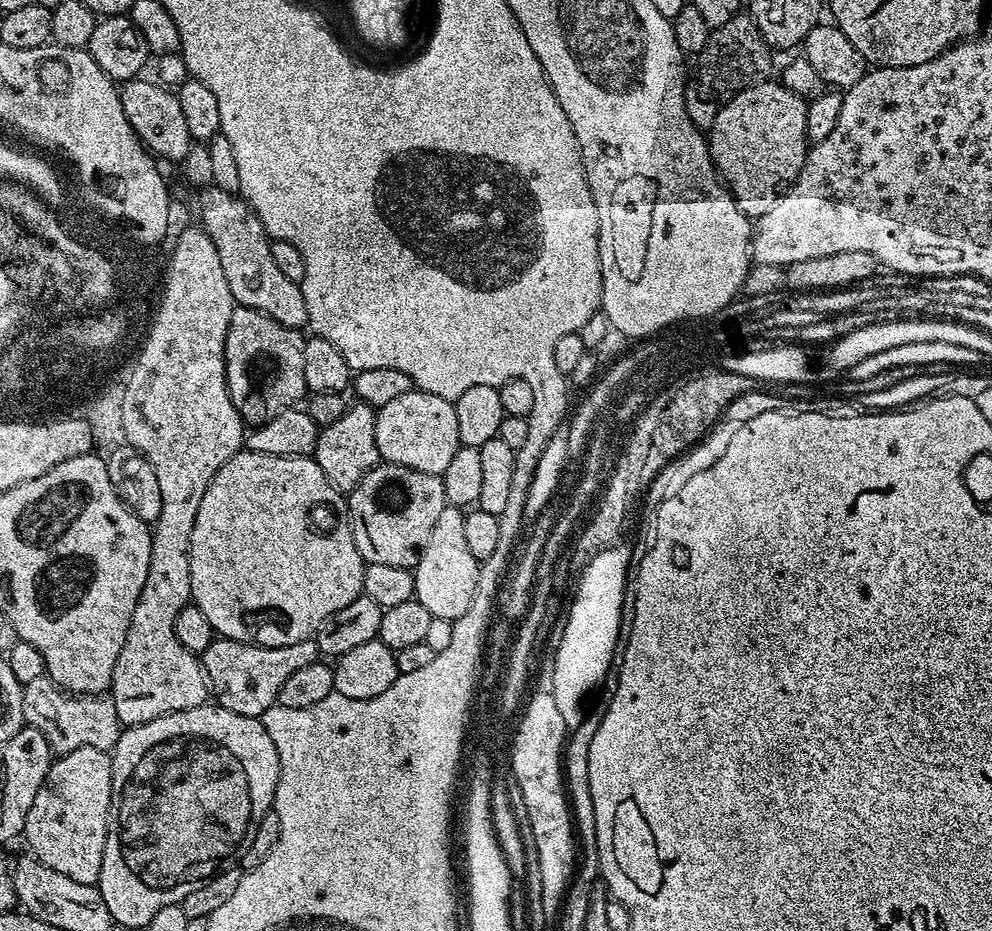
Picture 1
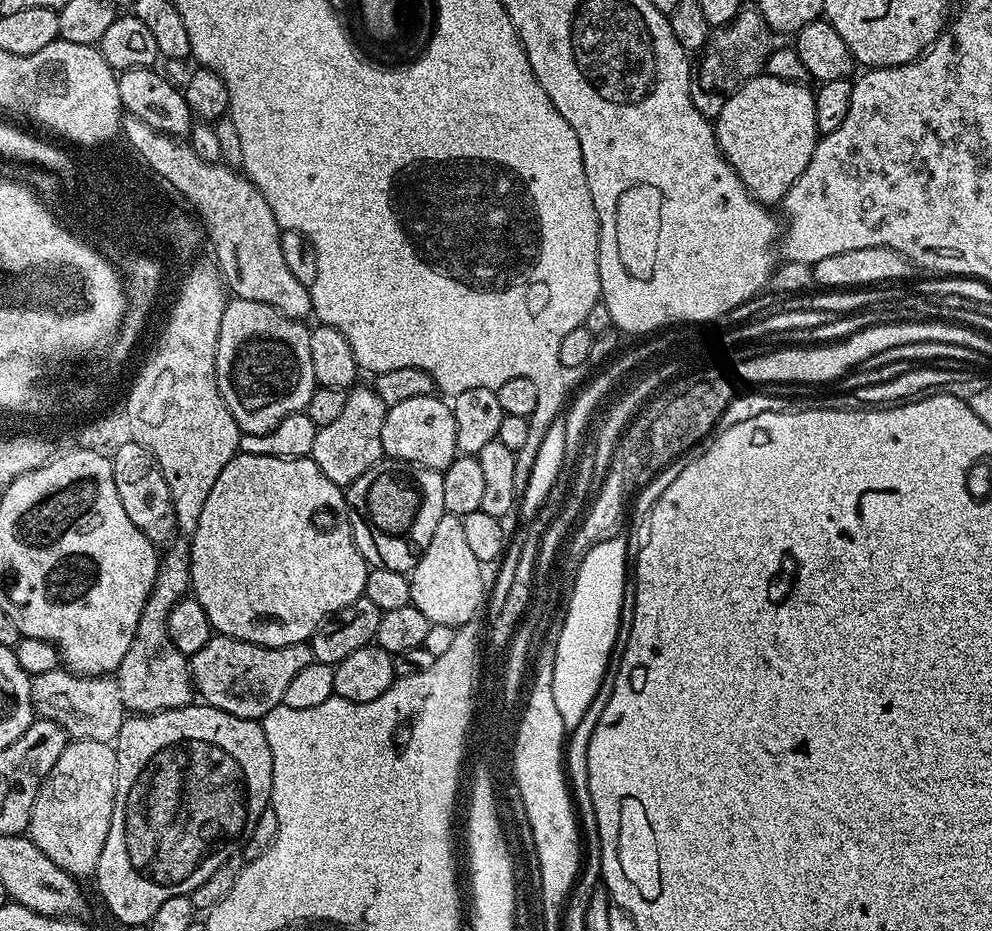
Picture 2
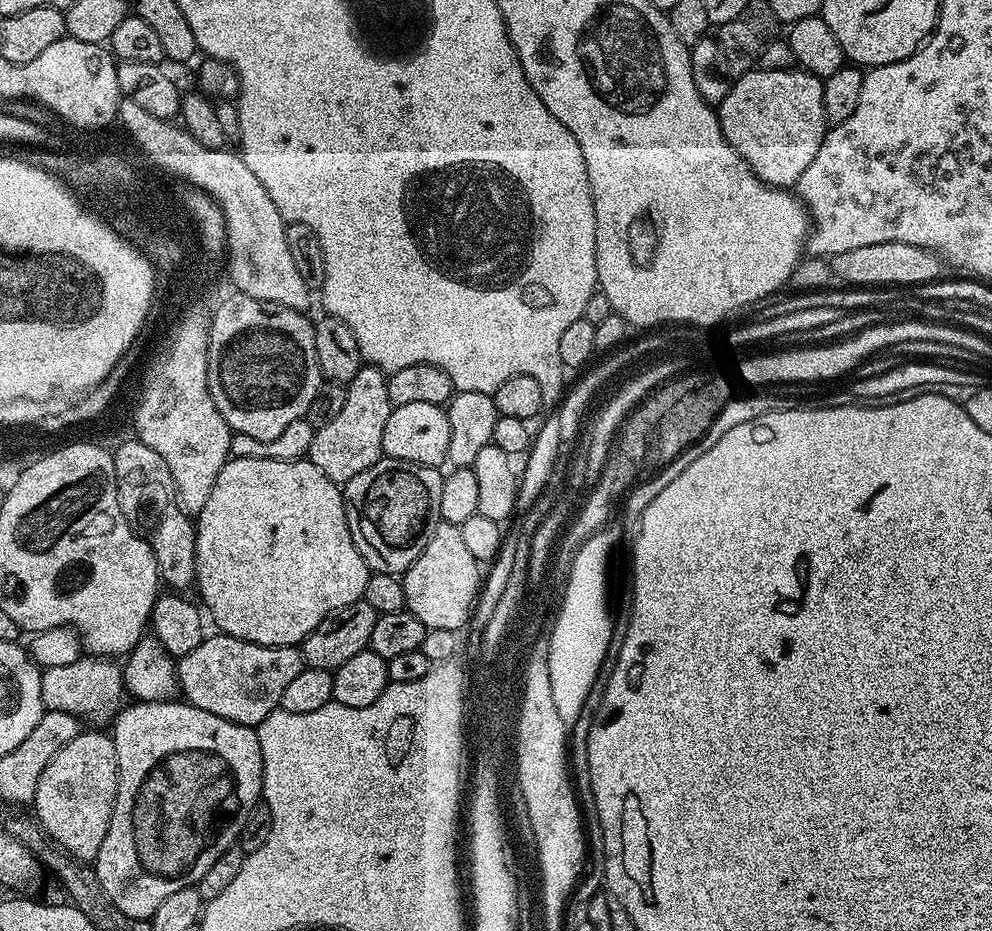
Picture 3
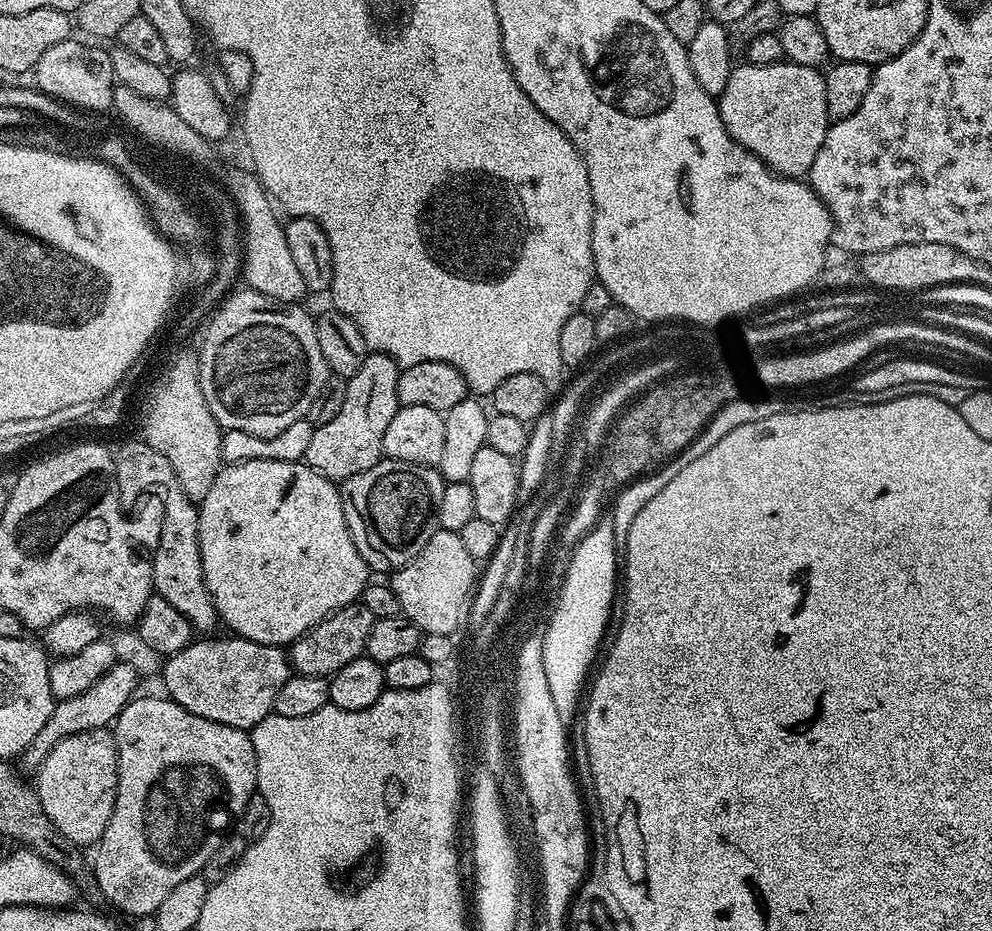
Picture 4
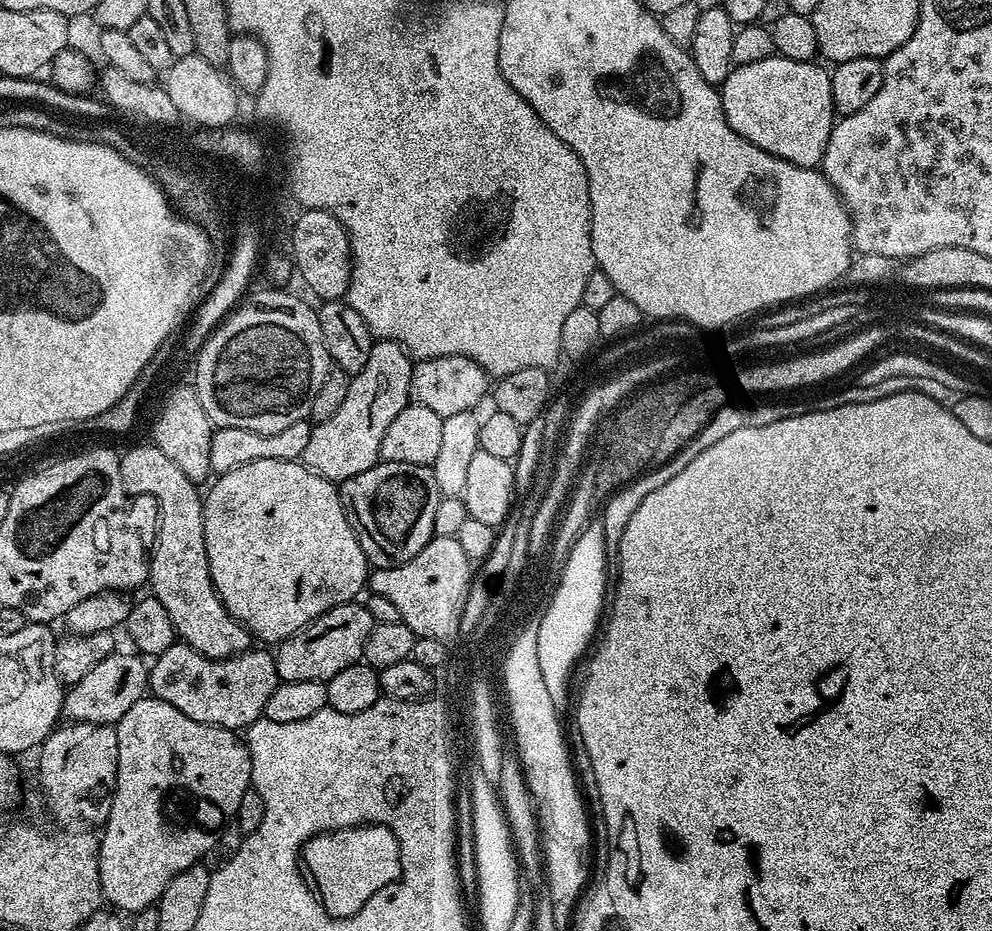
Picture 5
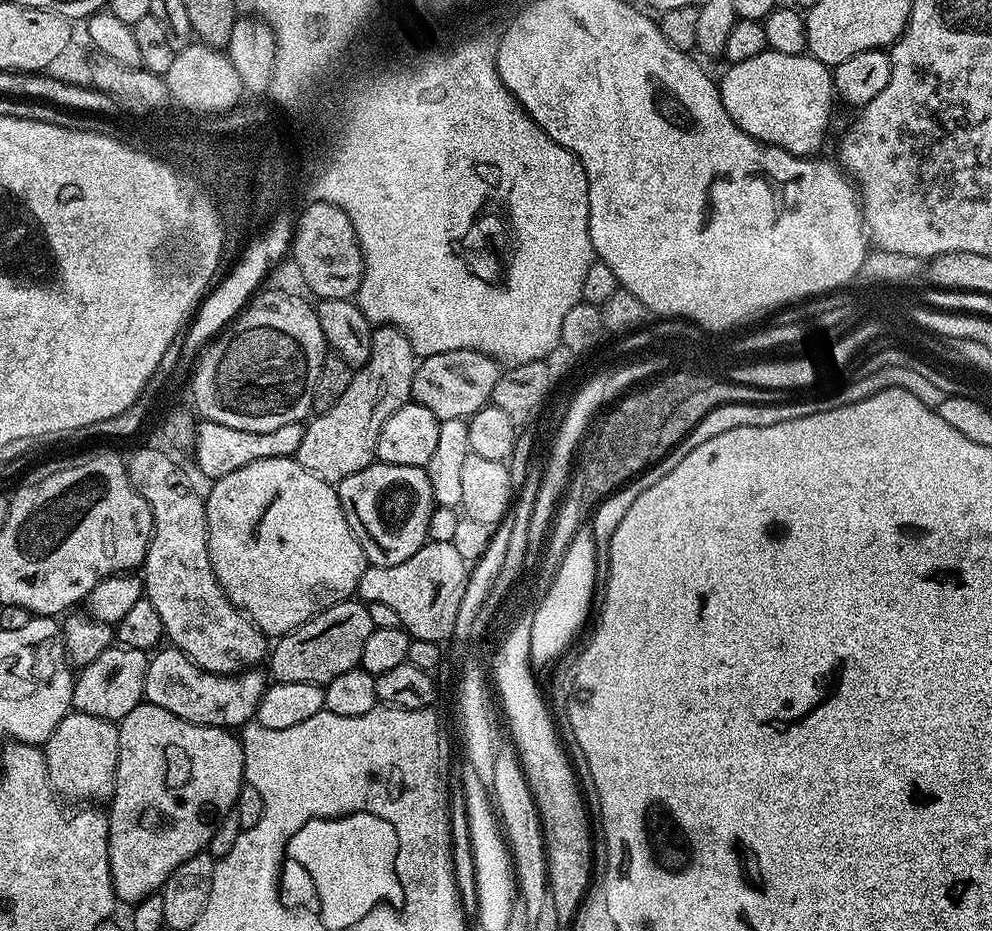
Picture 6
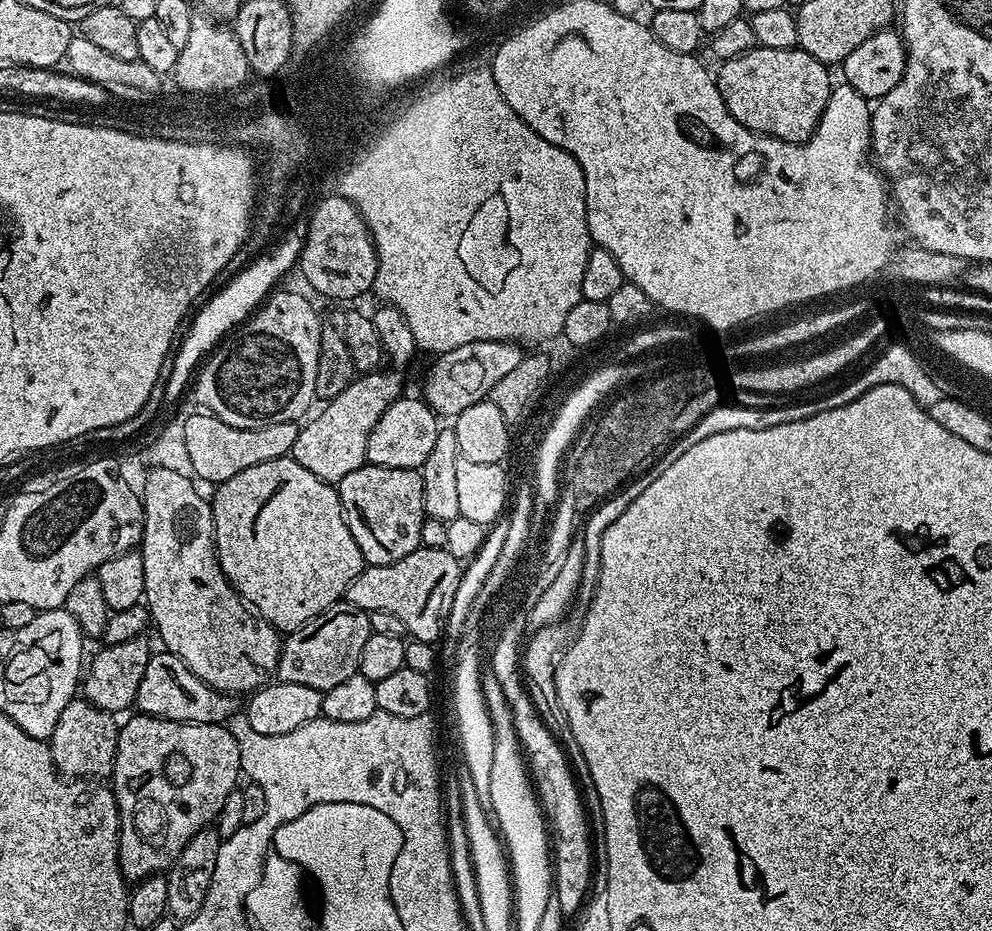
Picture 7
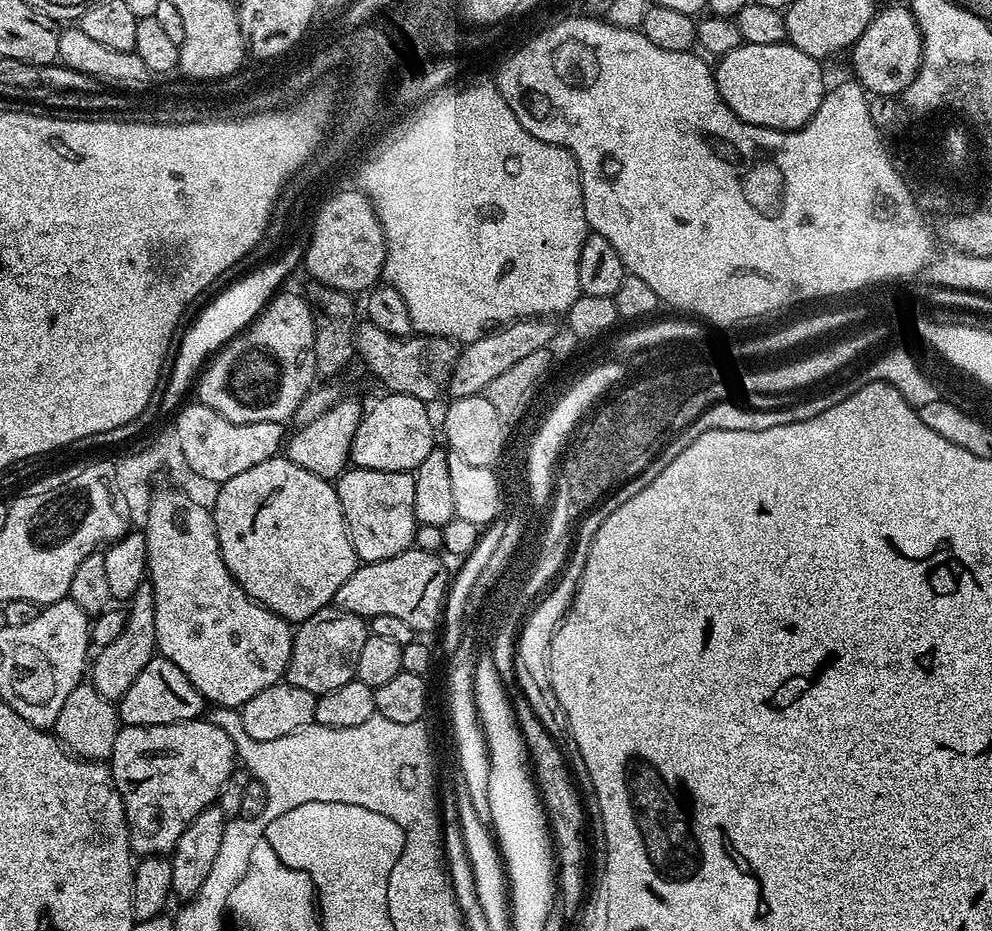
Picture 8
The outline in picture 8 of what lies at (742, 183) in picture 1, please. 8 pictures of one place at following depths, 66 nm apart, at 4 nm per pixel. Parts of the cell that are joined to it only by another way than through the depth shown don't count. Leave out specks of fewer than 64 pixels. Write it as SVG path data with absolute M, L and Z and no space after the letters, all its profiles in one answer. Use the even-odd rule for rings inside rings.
M741 42L714 64L716 85L730 110L747 124L793 132L814 118L822 106L826 83L821 61L790 43L758 46Z

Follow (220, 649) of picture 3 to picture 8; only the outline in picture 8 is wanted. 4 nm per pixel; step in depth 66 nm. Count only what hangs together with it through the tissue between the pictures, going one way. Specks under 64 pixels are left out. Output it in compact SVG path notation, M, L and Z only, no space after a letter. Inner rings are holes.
M156 654L146 666L142 666L142 674L134 678L130 690L118 701L120 719L125 725L146 726L147 724L177 724L183 720L195 720L206 708L204 695L192 685L190 678L174 662Z

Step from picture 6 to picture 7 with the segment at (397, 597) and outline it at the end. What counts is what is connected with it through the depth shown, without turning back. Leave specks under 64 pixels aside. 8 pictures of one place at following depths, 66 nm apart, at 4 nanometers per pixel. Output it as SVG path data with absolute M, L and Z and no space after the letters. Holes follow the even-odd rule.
M421 546L393 564L364 567L358 578L350 582L346 600L363 612L386 610L386 614L395 614L406 625L411 639L435 645L436 639L445 635L448 615L451 614L461 575L461 561L454 559L447 548Z

